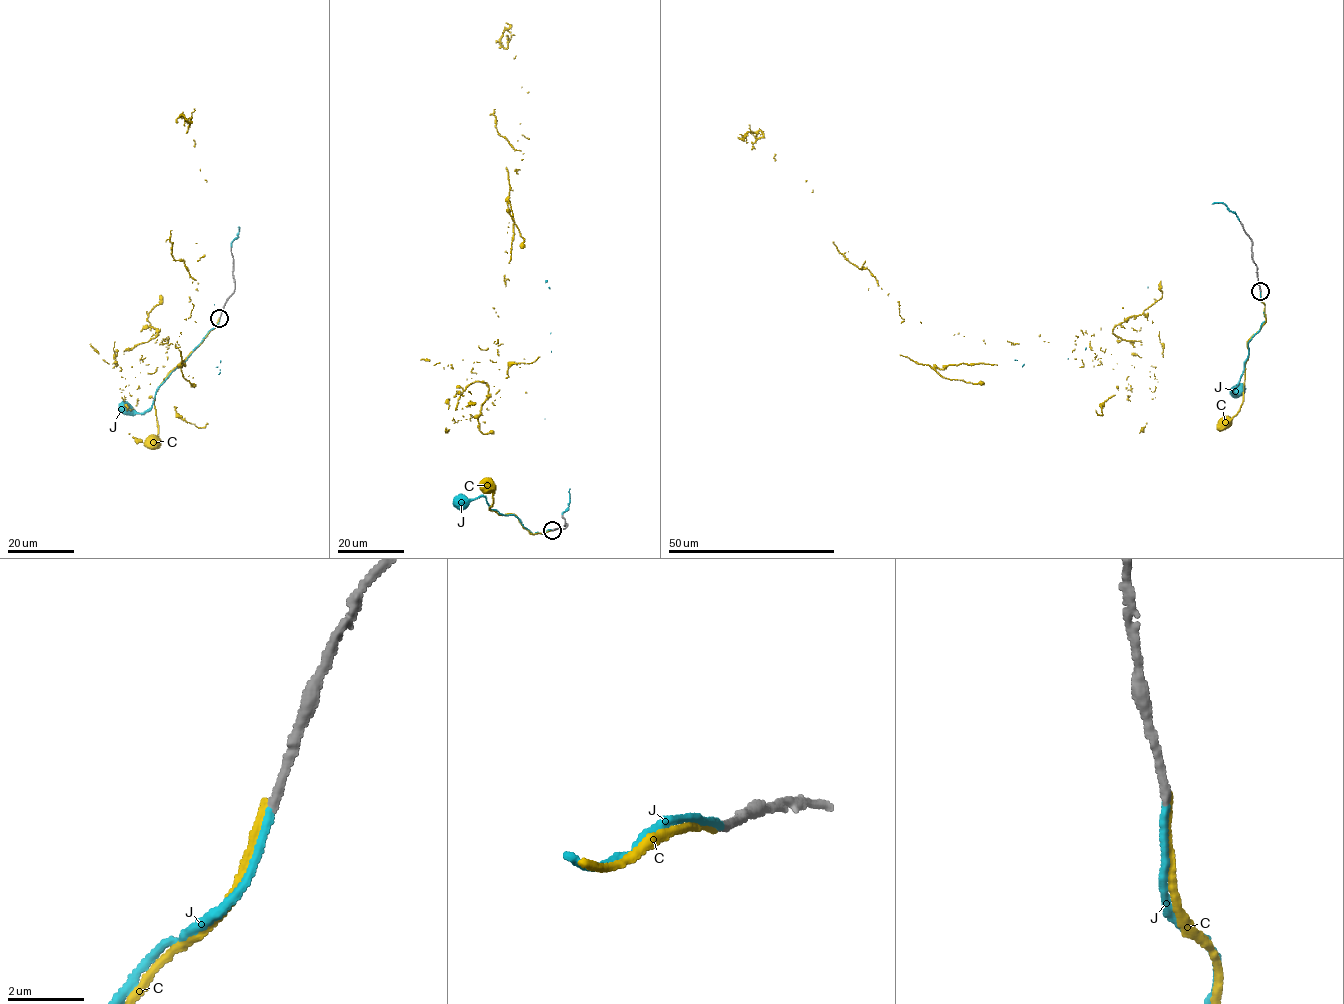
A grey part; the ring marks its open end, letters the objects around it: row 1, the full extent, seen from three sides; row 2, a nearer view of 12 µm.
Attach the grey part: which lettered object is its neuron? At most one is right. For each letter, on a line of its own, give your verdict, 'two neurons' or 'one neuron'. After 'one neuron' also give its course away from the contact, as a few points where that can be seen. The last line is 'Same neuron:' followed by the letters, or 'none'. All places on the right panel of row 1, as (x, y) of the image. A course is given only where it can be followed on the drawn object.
C: two neurons
J: one neuron; course (1260, 291), (1265, 320), (1248, 342), (1248, 357), (1238, 383), (1232, 389), (1235, 395), (1235, 389)
Same neuron: J

